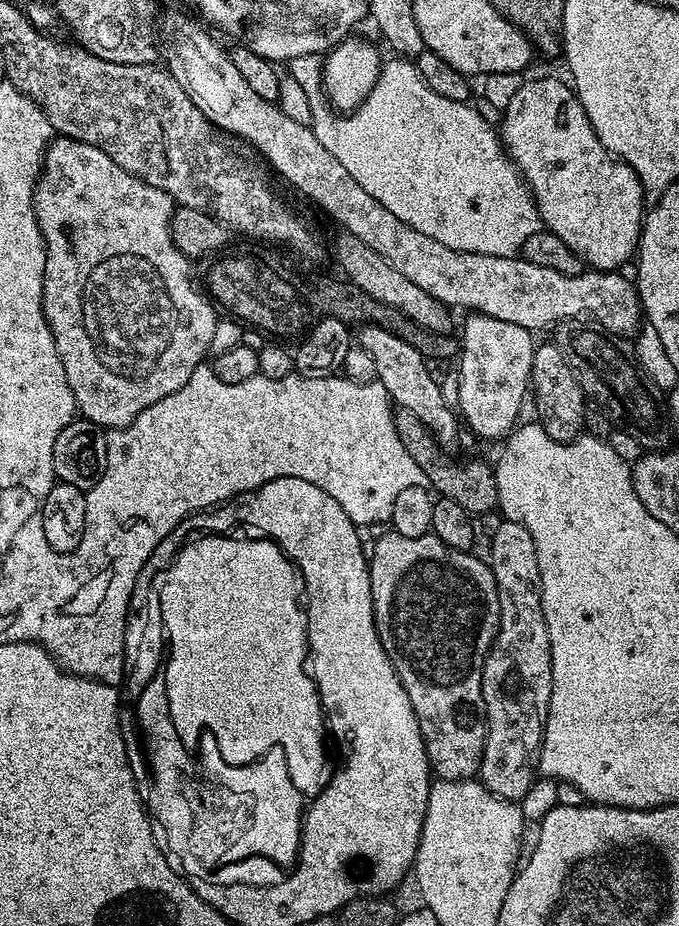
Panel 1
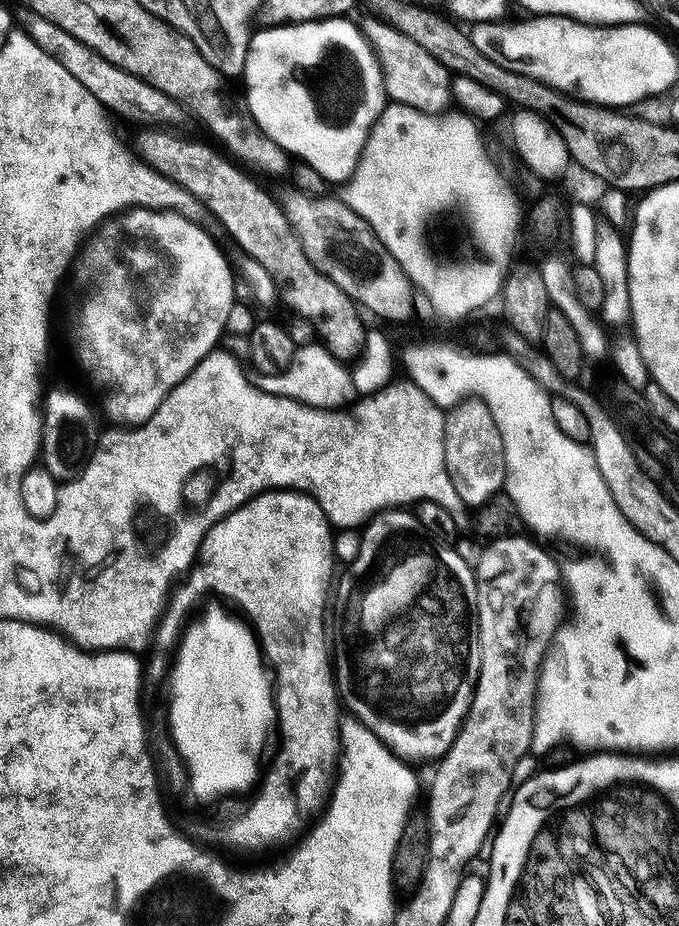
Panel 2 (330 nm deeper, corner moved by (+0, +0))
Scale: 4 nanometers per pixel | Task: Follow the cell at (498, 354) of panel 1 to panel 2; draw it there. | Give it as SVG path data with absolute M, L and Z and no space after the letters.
M479 398L459 401L447 409L445 420L445 460L449 474L459 485L462 502L468 506L487 504L504 487L508 467L504 461L502 434L494 422L494 414Z

